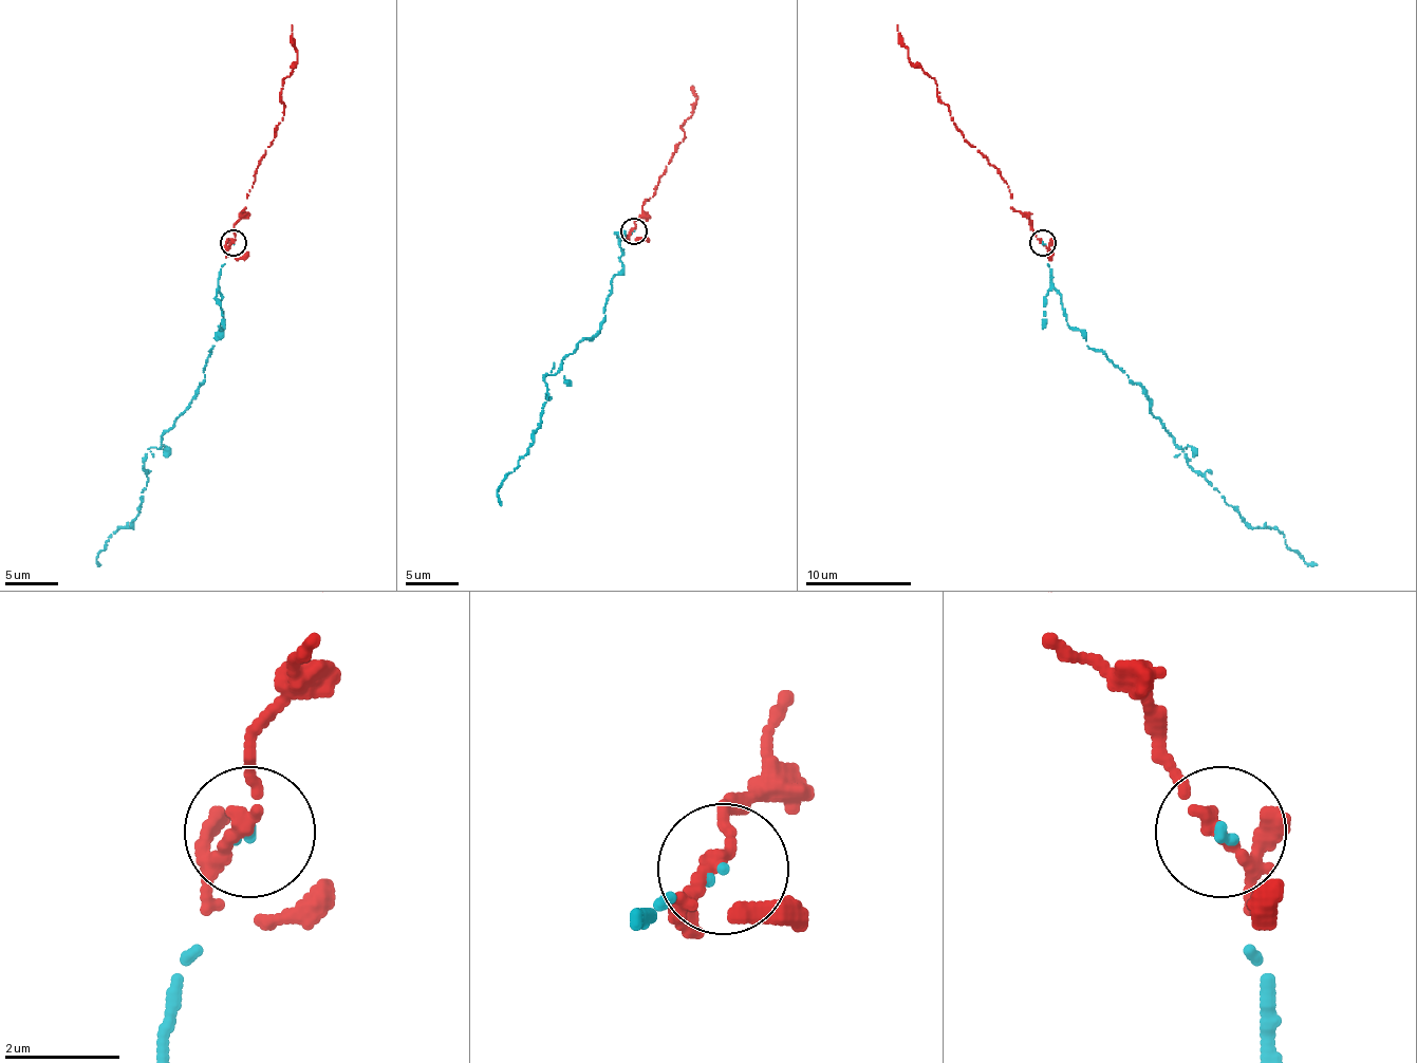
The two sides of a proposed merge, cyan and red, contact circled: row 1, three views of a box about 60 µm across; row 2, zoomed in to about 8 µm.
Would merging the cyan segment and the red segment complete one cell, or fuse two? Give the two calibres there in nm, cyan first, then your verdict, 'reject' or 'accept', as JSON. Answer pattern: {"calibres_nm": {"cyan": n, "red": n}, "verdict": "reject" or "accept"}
{"calibres_nm": {"cyan": 110, "red": 200}, "verdict": "accept"}

